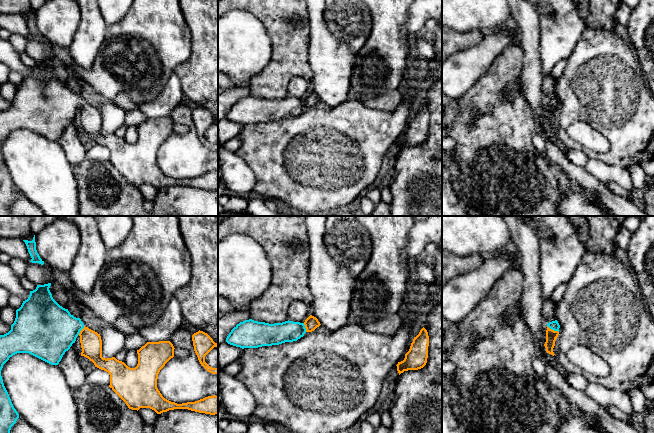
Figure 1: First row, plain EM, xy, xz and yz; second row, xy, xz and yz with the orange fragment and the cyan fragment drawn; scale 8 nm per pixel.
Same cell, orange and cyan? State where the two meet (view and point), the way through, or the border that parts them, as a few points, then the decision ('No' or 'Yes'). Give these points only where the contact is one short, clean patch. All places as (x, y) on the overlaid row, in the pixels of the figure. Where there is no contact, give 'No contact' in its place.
Touches orange at yz (553, 330). Path across: yz (551, 335), (553, 330), (554, 325). Yes

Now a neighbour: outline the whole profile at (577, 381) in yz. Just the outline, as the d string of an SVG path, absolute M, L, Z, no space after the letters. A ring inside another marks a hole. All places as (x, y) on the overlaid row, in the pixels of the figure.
M582 373L564 374L564 379L571 387L573 387L574 389L577 389L577 390L584 390L588 384L587 379L583 376Z

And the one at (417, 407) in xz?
M442 304L433 308L423 325L429 336L427 363L421 369L404 371L398 376L394 401L388 411L392 418L390 433L442 433Z

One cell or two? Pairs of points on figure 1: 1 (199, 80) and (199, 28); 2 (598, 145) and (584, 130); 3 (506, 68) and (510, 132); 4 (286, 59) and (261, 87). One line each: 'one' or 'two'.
1: one
2: one
3: one
4: one

